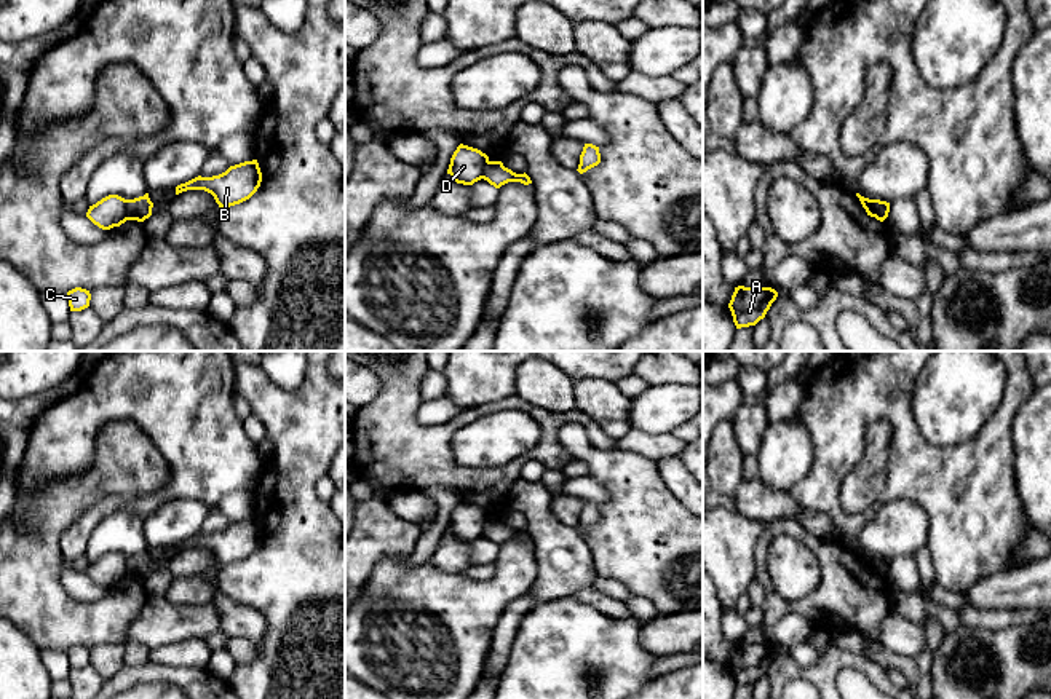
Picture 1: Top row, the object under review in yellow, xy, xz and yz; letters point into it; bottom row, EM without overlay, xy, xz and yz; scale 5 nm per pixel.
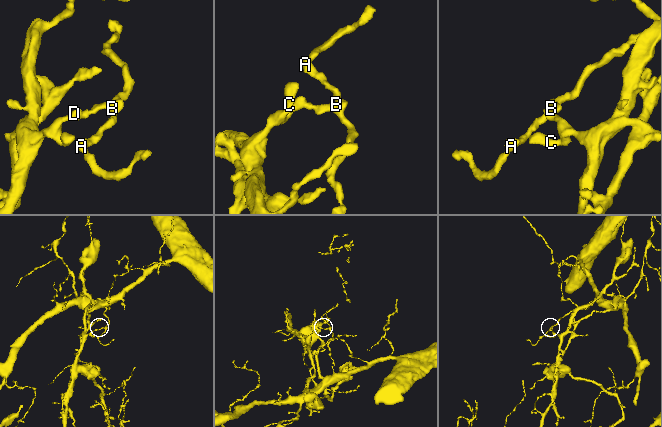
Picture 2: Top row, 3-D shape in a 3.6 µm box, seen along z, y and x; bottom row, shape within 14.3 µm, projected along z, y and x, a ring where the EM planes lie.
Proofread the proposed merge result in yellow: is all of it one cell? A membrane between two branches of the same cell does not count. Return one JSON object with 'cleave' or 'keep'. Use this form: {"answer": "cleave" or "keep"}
{"answer": "cleave"}

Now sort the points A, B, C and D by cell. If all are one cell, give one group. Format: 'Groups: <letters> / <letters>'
Groups: A B / C D

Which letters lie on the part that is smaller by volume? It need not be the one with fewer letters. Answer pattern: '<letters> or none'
C, D

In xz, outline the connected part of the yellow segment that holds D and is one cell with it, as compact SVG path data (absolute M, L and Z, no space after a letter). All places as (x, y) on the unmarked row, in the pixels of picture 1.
M460 501L450 515L447 531L457 541L473 543L484 535L489 514L478 506Z

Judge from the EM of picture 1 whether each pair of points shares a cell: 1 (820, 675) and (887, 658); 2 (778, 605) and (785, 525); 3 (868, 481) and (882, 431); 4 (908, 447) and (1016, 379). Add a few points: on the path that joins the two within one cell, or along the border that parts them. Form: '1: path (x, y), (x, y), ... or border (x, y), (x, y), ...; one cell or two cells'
1: border (868, 656), (888, 671); two cells
2: path (767, 584), (761, 573), (764, 541); one cell
3: path (872, 468), (877, 444); one cell
4: path (943, 457), (968, 457), (1000, 425), (1005, 414); one cell

